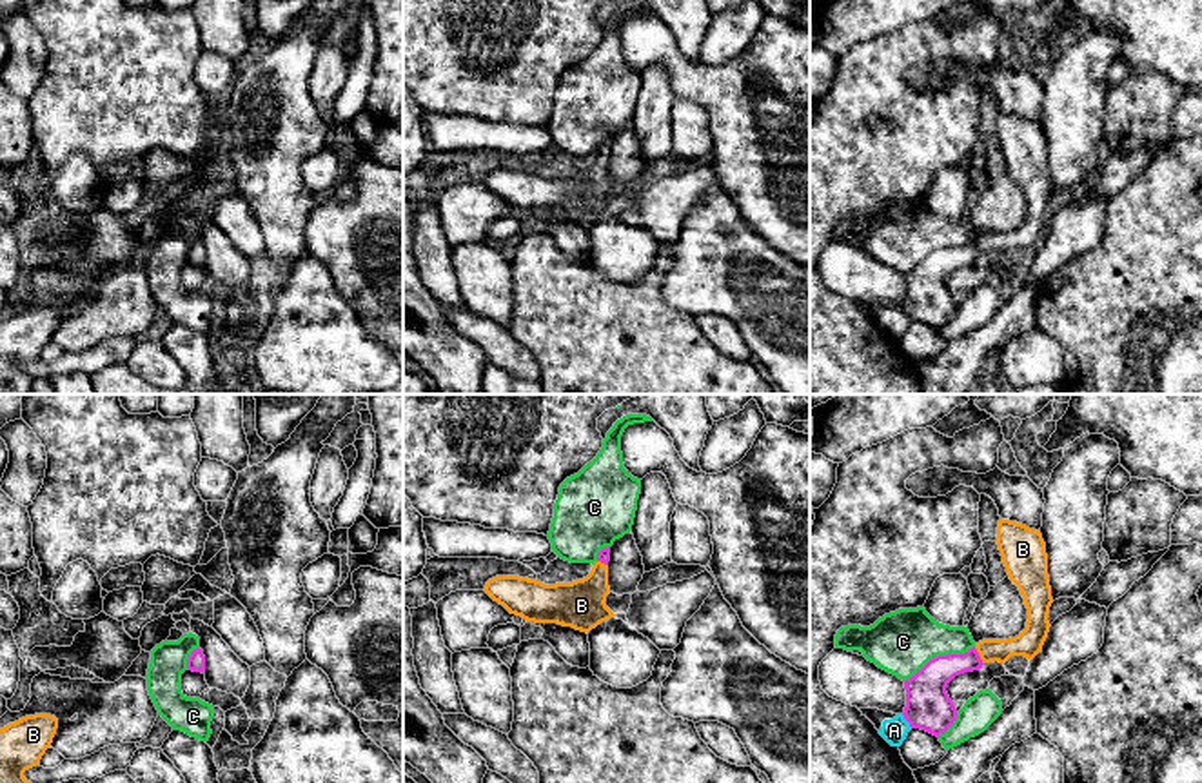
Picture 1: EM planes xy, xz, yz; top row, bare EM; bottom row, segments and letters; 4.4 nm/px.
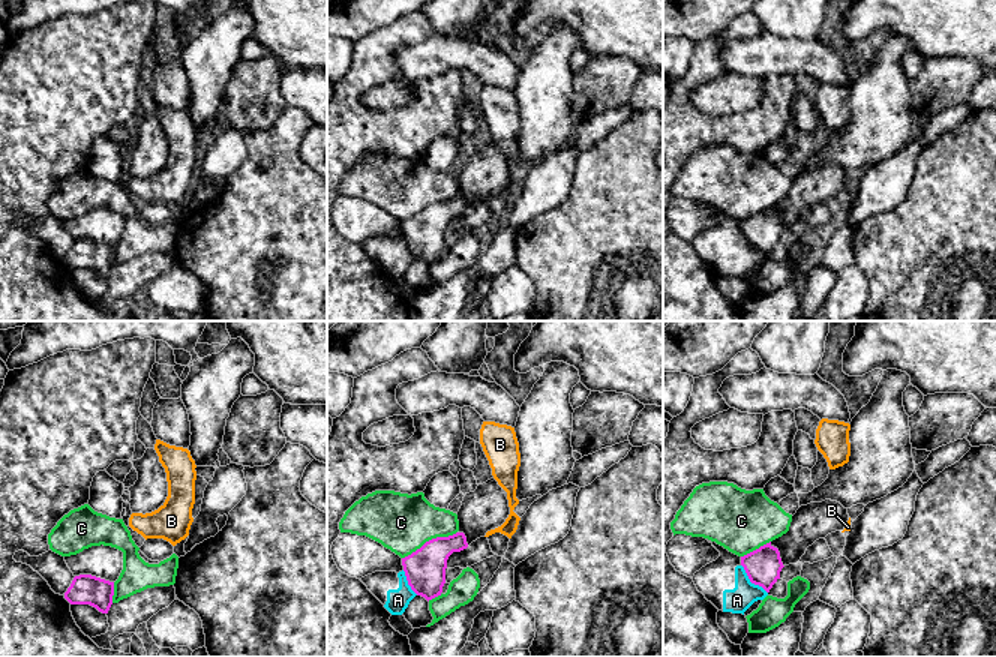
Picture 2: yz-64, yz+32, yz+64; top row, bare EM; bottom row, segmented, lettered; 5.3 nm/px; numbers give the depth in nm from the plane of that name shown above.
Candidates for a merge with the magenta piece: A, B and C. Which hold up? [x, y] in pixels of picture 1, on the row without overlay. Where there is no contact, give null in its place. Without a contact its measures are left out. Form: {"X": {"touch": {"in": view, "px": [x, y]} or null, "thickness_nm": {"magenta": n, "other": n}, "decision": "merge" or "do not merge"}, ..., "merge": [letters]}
{"A": {"touch": {"in": "yz", "px": [906, 313]}, "thickness_nm": {"magenta": 200, "other": 110}, "decision": "do not merge"}, "B": {"touch": {"in": "yz", "px": [979, 249]}, "thickness_nm": {"magenta": 150, "other": 120}, "decision": "merge"}, "C": {"touch": {"in": "yz", "px": [939, 249]}, "thickness_nm": {"magenta": 200, "other": 280}, "decision": "do not merge"}, "merge": ["B"]}

